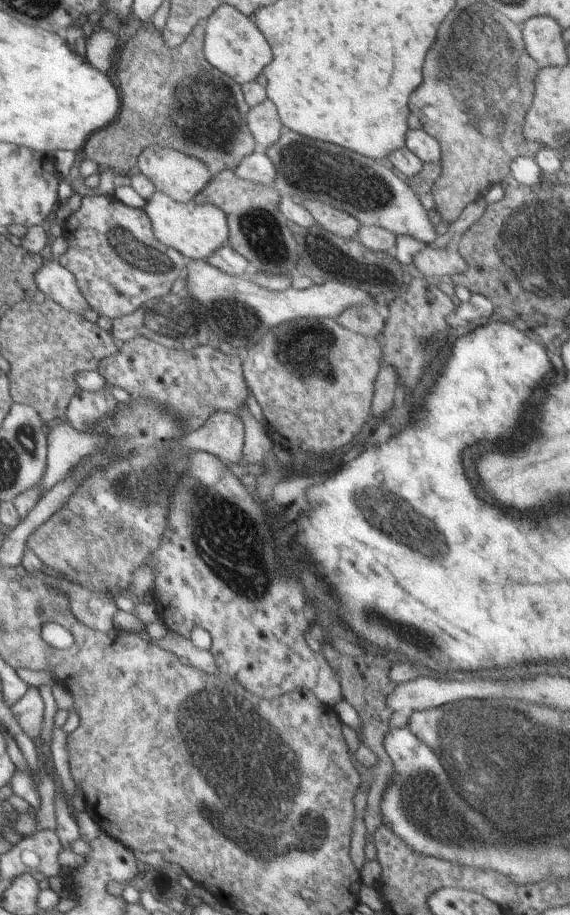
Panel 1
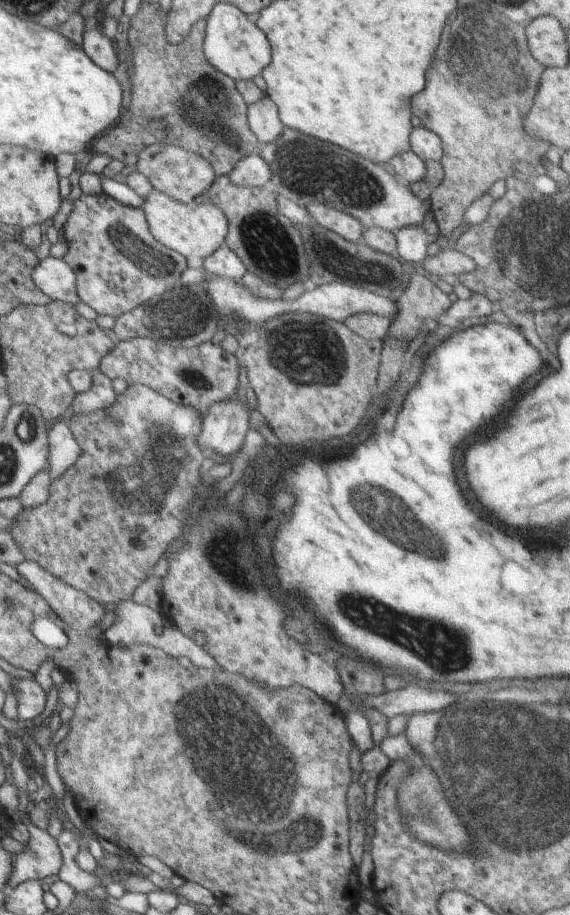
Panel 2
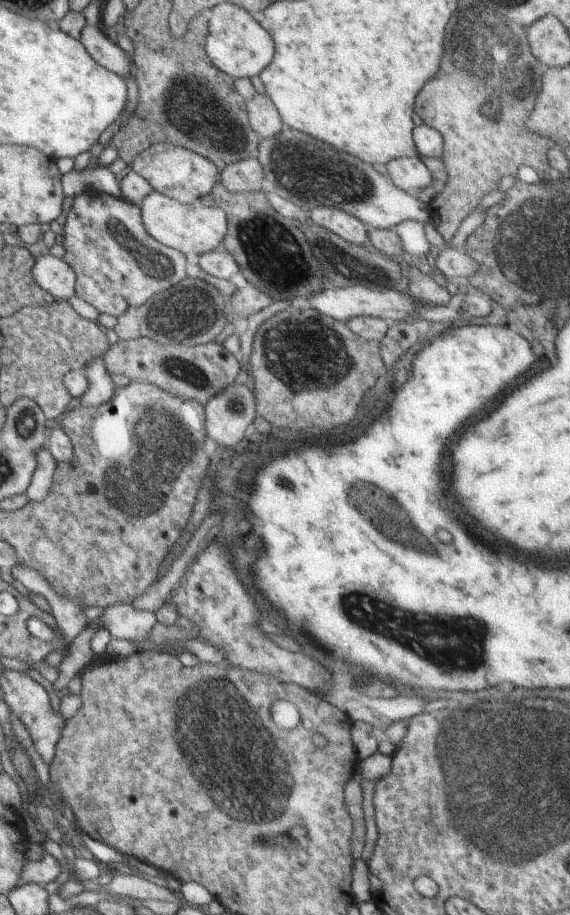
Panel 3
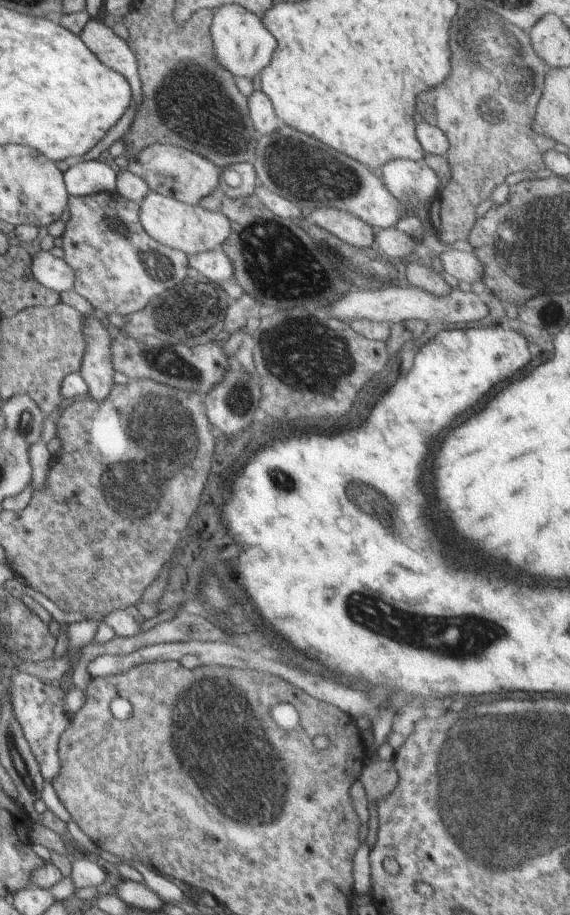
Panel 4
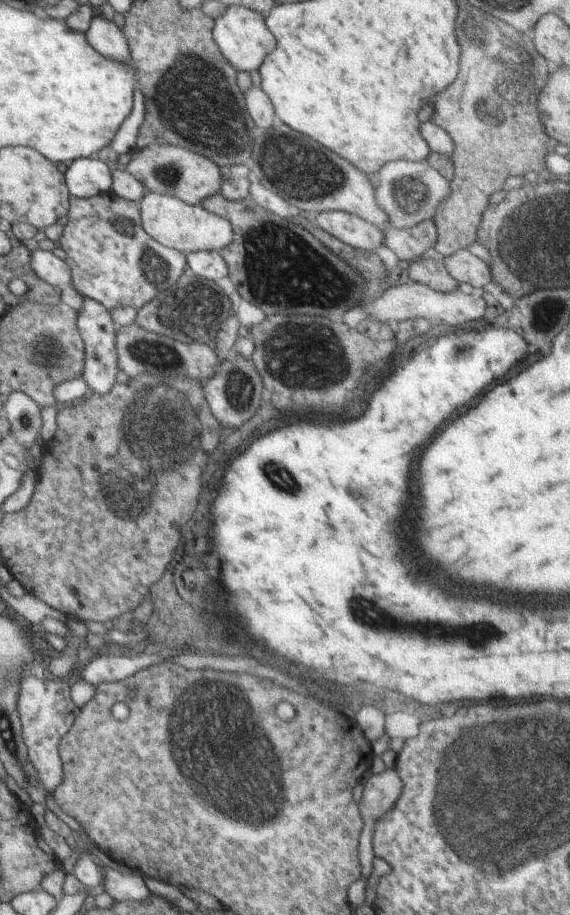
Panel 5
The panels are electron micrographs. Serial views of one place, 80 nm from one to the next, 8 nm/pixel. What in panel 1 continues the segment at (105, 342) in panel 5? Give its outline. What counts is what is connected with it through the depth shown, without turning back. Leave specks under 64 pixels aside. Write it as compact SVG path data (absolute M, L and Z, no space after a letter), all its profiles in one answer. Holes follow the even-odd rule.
M110 388L98 392L81 391L71 399L67 407L65 418L76 430L84 430L94 423L96 419L113 417L113 411L117 406Z

